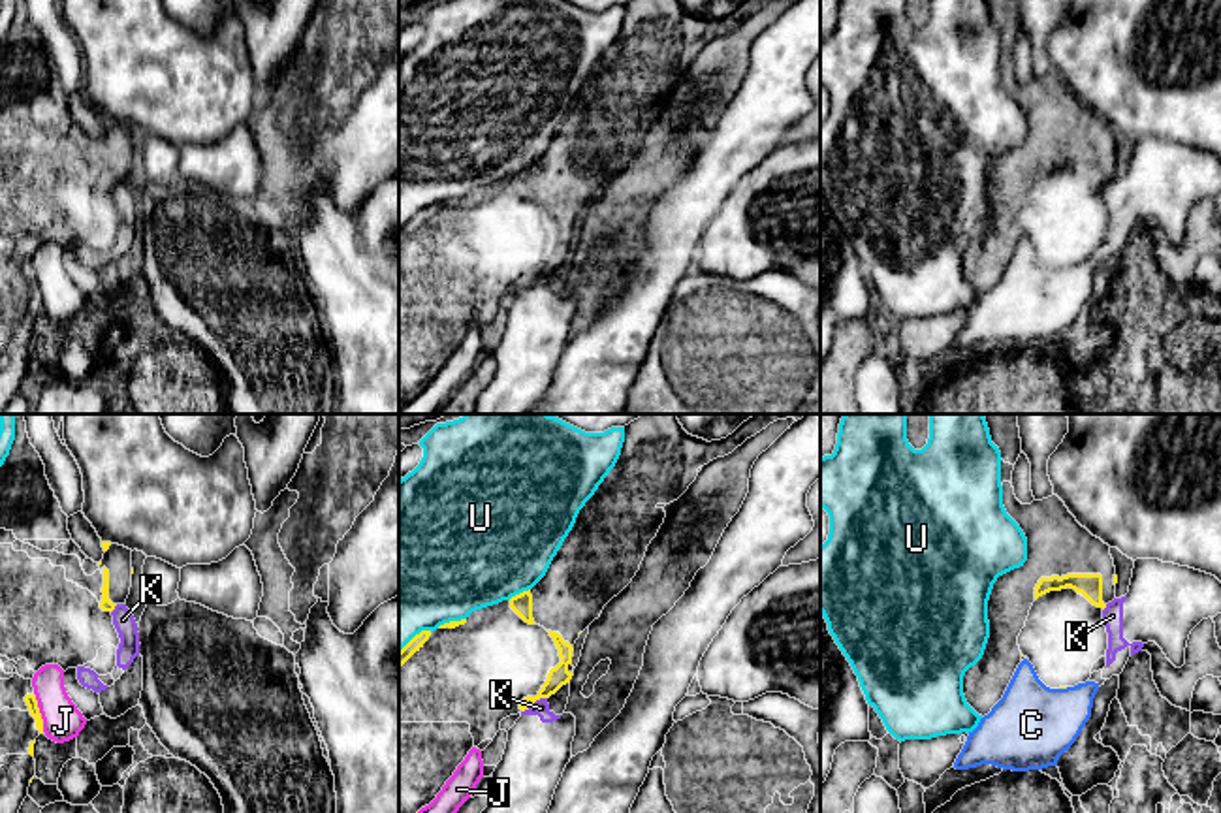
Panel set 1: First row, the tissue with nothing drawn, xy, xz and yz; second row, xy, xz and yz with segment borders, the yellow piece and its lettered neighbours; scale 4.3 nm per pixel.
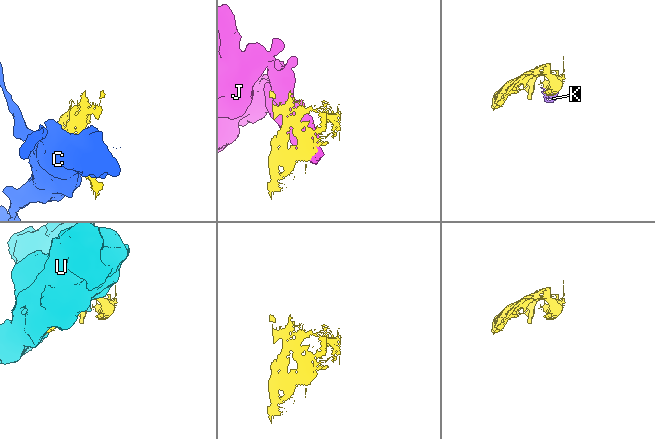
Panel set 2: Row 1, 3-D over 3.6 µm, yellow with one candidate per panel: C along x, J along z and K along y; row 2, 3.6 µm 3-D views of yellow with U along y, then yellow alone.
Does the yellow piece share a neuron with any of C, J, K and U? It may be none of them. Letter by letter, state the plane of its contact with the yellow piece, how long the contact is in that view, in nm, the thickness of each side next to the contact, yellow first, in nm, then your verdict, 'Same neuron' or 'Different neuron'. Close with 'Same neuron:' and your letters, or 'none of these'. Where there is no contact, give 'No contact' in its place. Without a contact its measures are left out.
C: Touches yellow in yz. Shared border 40 nm. Thickness 20 nm (yellow) against 360 nm. Different neuron
J: Touches yellow in xy. Shared border 170 nm. Thickness 50 nm (yellow) against 170 nm. Different neuron
K: Touches yellow in xz. Shared border 130 nm. Thickness 90 nm (yellow) against 70 nm. Different neuron
U: Touches yellow in xz. Shared border 110 nm. Thickness 90 nm (yellow) against 500 nm. Different neuron
Same neuron: none of these

